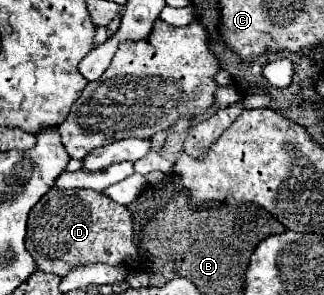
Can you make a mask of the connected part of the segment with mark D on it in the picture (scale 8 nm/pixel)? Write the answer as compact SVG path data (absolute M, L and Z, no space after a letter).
M50 189L30 211L26 229L26 249L34 257L38 269L66 277L72 269L106 263L122 267L128 259L138 257L134 245L134 229L130 211L112 201L102 191L74 189L54 191Z

